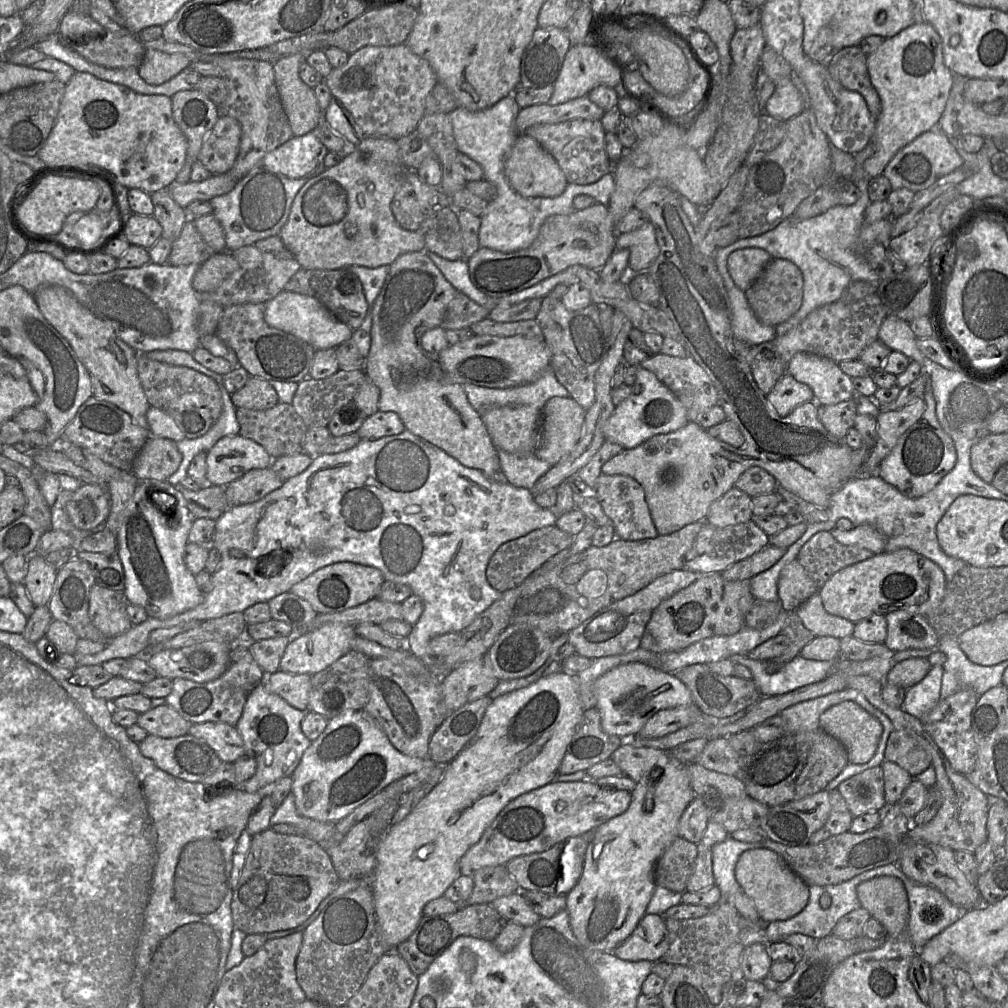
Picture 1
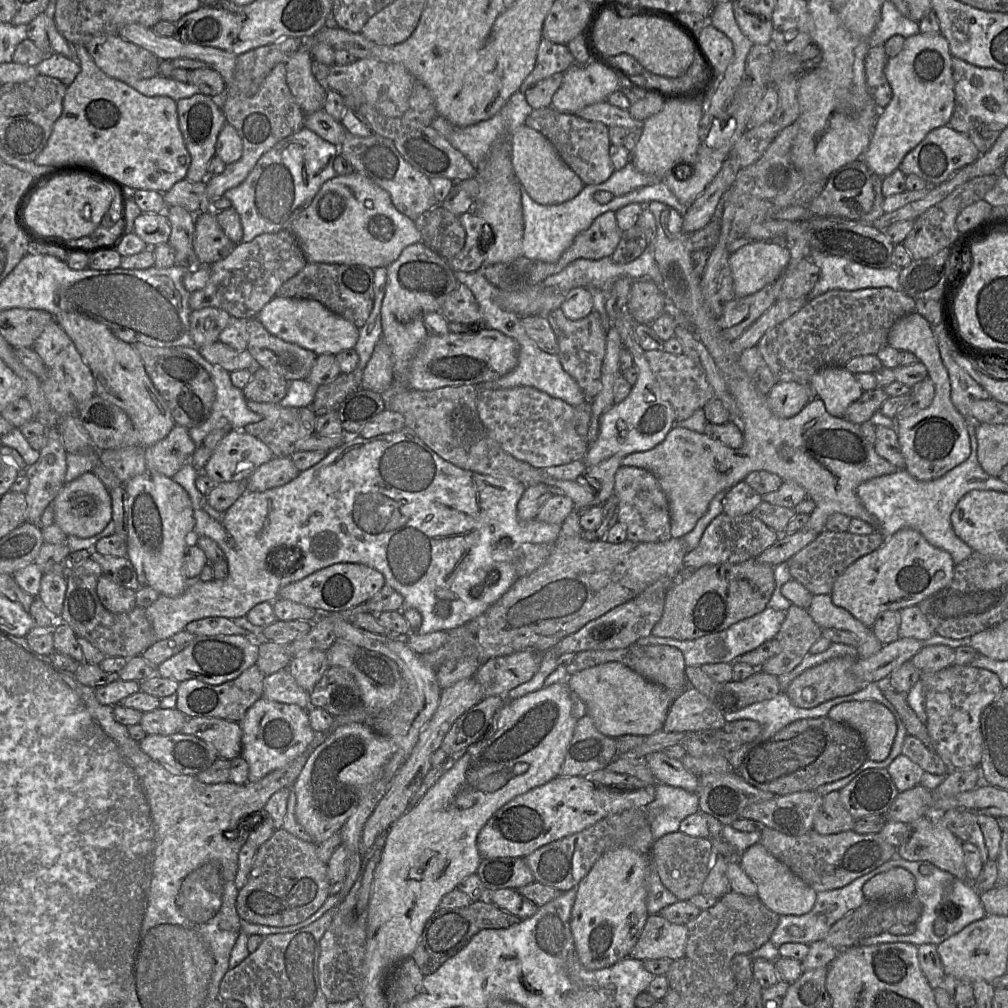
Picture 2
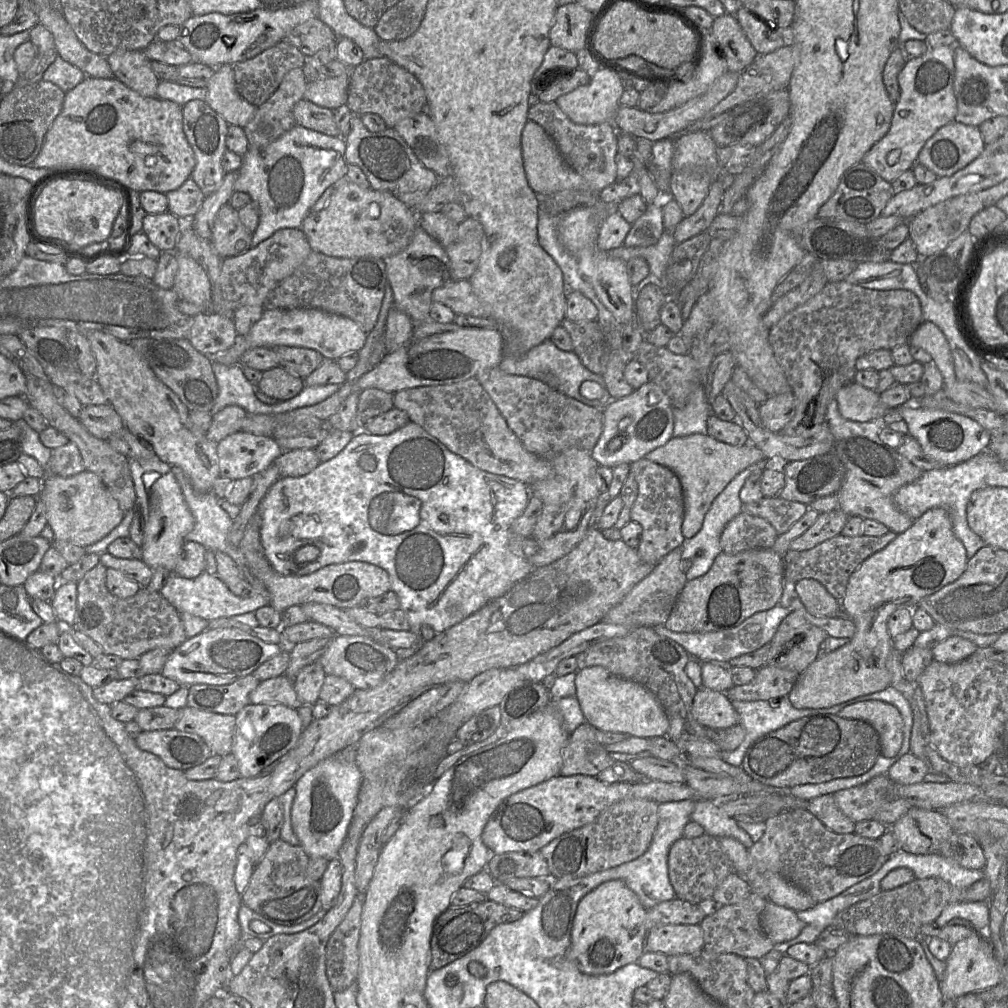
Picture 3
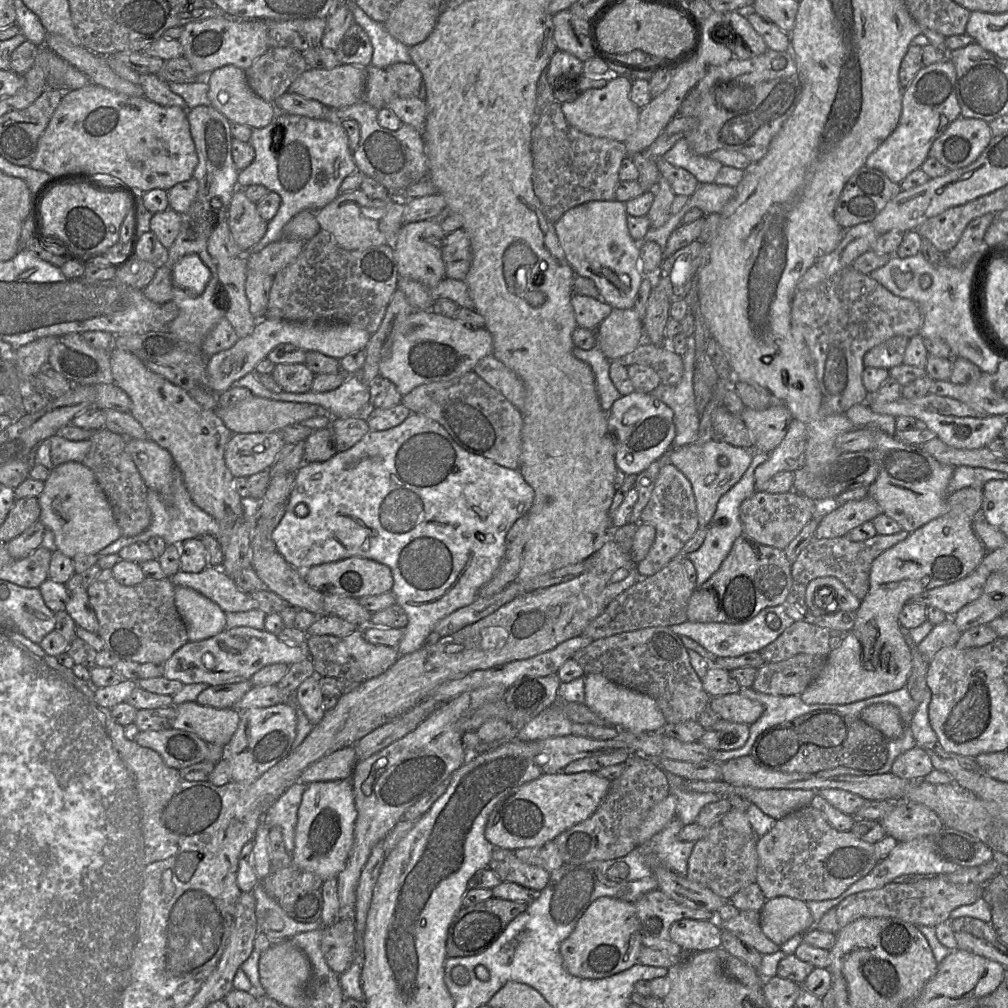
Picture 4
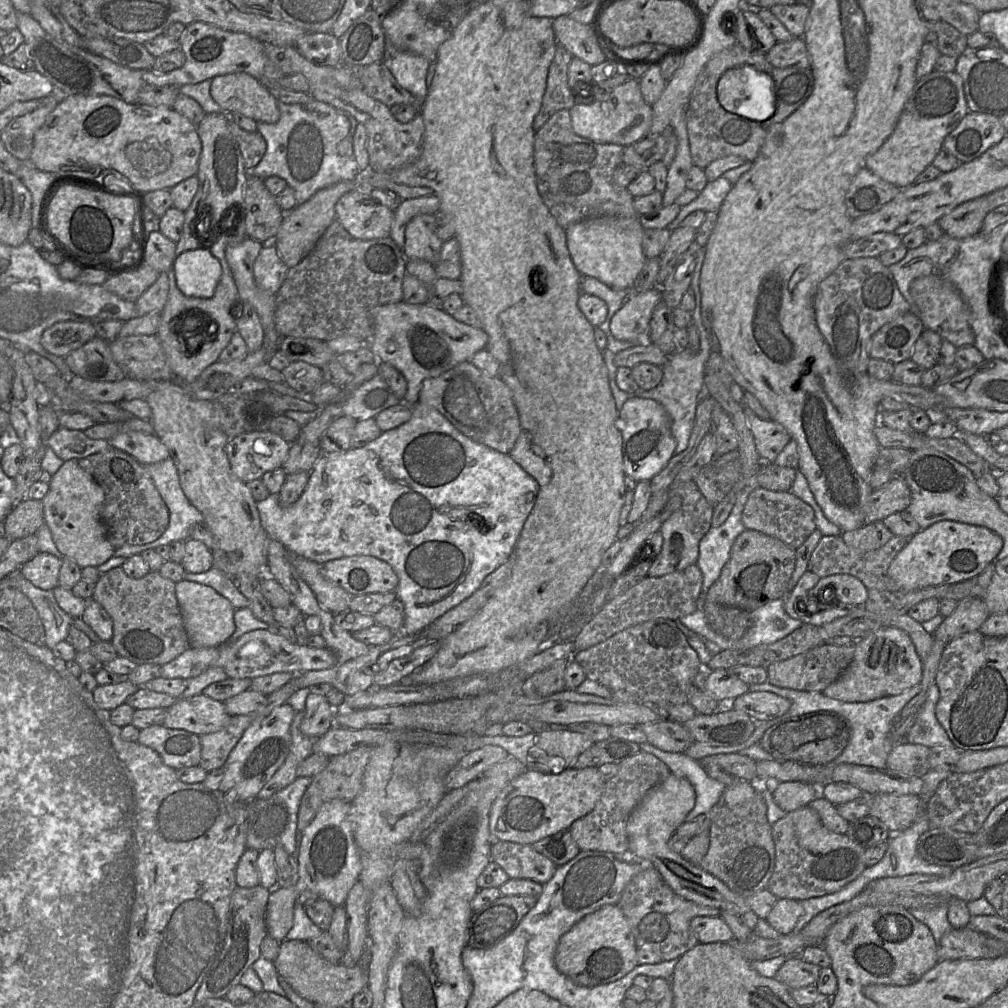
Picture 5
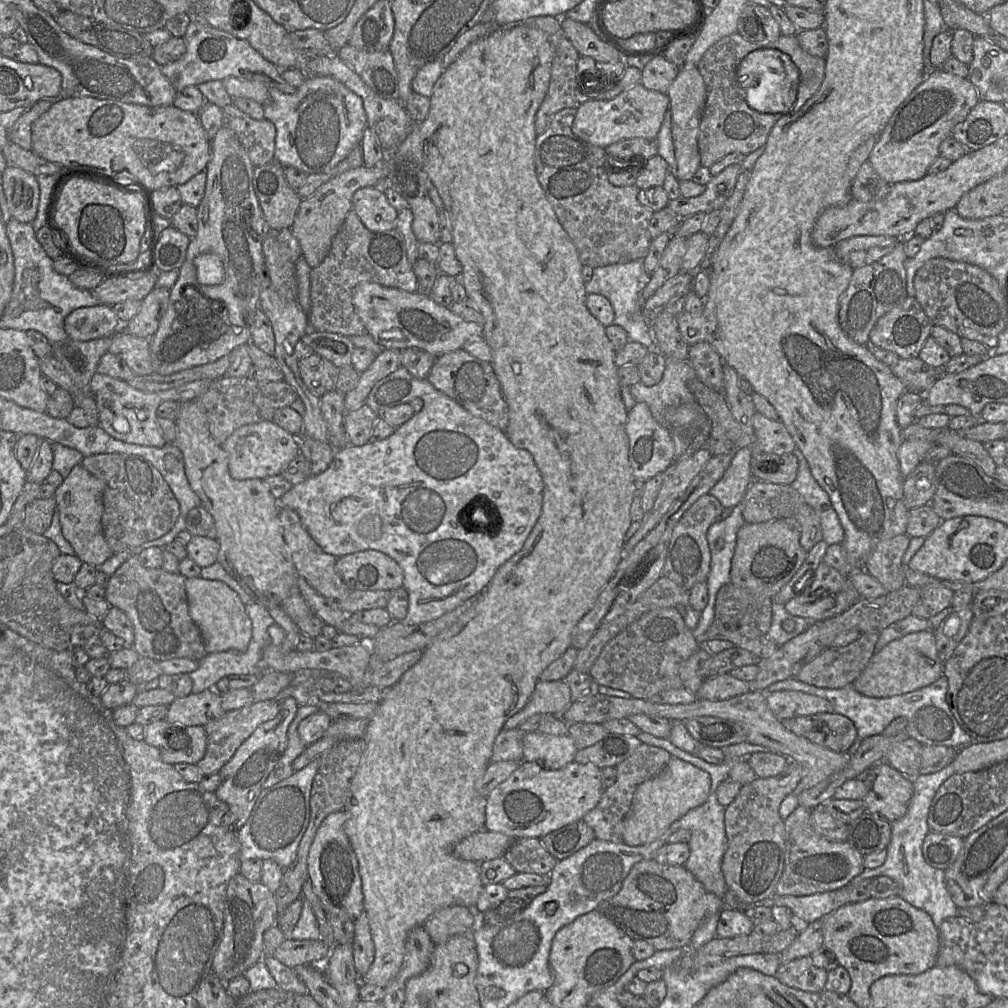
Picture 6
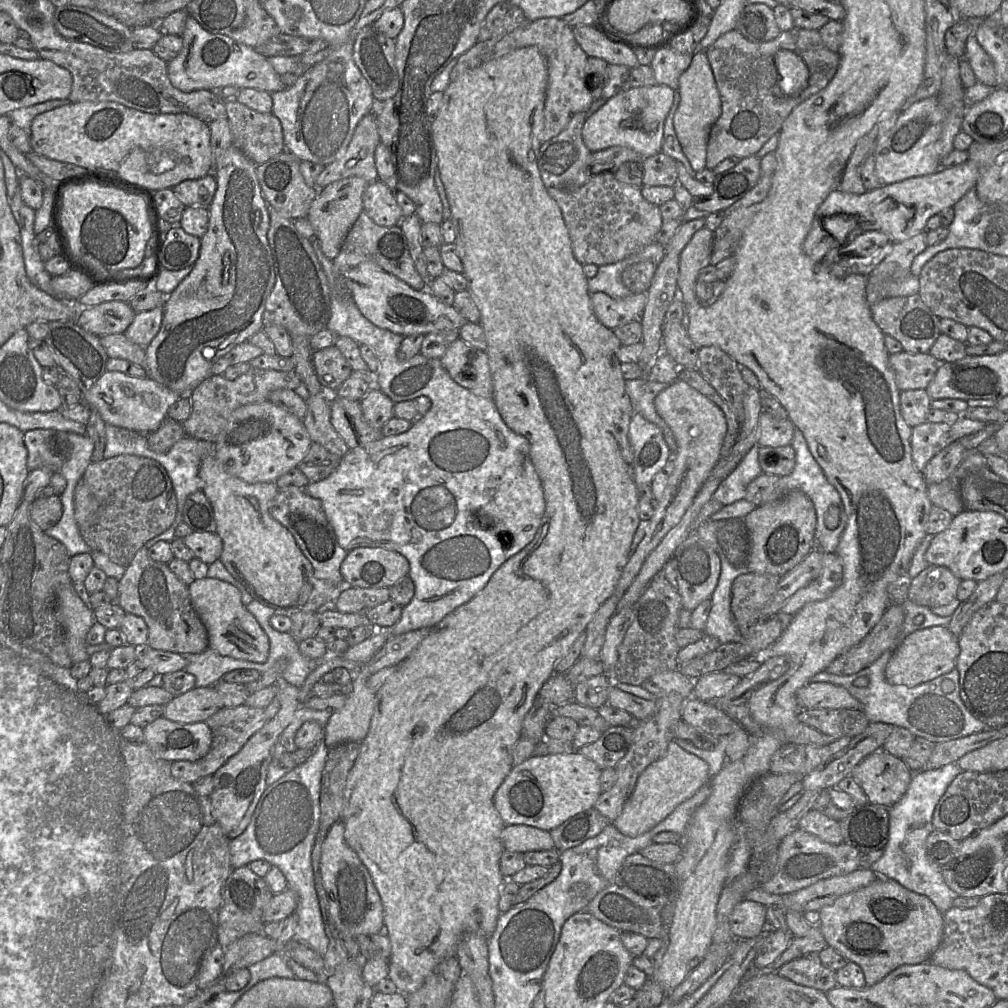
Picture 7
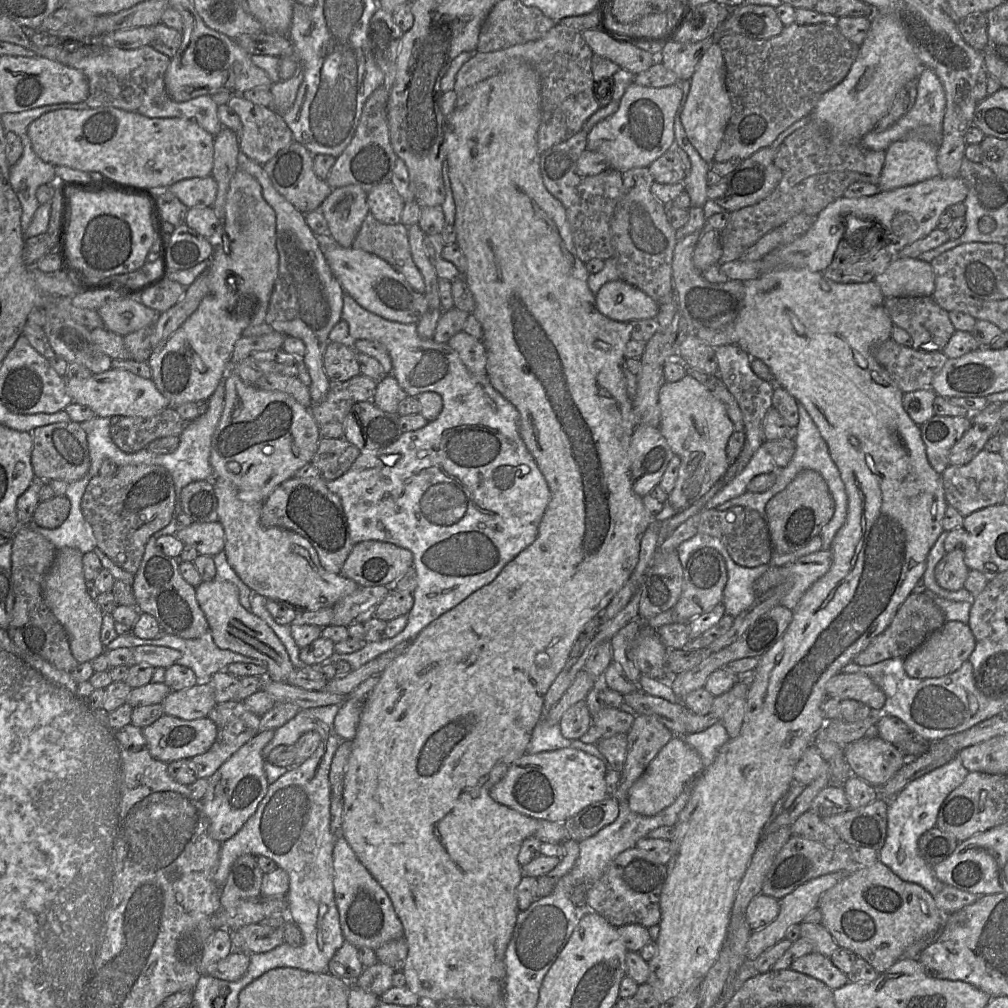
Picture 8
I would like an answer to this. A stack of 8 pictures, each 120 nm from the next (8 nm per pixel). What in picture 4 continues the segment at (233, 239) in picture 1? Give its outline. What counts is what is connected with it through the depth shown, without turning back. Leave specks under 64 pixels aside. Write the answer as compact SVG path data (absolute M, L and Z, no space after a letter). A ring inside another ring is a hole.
M284 112L268 126L252 129L249 143L255 150L255 157L247 168L239 171L238 188L263 185L281 197L276 215L268 221L263 238L251 248L253 252L282 239L284 226L301 211L318 211L333 201L341 193L343 180L358 170L347 132L339 121L312 119Z

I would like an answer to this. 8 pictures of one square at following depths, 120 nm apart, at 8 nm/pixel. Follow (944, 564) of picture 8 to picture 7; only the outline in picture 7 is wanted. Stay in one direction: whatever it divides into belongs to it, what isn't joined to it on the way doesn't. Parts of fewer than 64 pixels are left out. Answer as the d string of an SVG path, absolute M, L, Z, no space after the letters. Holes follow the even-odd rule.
M929 565L911 580L907 599L930 609L944 606L956 598L960 583L947 567Z

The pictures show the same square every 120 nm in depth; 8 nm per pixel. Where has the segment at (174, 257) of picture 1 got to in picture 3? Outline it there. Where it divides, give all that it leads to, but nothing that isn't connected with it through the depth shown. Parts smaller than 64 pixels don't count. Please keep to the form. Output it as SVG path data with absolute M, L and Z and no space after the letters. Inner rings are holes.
M225 204L216 215L210 242L216 253L225 259L251 249L253 233L240 221L238 210Z

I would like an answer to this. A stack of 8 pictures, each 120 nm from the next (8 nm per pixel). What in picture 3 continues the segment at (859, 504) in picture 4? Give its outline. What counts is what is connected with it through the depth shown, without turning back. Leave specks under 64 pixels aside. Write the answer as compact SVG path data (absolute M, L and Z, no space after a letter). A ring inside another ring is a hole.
M838 508L819 513L815 523L790 543L790 550L808 550L825 540L841 535L848 519L849 516Z

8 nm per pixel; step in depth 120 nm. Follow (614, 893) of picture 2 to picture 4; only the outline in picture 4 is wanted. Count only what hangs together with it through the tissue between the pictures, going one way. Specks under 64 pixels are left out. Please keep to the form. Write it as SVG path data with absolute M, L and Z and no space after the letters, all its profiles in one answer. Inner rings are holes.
M600 897L588 906L572 933L561 943L560 955L564 968L571 975L602 979L638 963L642 947L640 922L634 903Z

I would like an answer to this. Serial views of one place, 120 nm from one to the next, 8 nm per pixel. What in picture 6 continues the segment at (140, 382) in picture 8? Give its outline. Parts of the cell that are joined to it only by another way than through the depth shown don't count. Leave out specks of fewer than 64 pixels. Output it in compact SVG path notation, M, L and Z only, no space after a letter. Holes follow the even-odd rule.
M95 373L90 382L92 394L96 400L99 422L111 437L130 444L161 448L167 444L157 423L158 406L165 401L193 401L202 395L213 380L201 379L173 387L167 390L148 393L131 387L126 381L108 375Z

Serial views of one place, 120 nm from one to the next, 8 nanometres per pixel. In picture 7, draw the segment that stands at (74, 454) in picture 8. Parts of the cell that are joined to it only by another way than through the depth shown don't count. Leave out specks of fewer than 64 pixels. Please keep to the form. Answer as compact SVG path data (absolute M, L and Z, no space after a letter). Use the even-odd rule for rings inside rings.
M34 429L23 434L29 472L42 467L60 472L71 452L68 433L52 429Z

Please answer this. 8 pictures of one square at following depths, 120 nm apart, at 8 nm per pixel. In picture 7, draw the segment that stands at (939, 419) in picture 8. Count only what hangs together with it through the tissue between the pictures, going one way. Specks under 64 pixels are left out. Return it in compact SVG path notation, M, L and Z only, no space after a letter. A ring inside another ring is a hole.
M961 416L954 423L925 421L912 428L911 452L914 466L923 471L930 459L952 442L982 430L985 422Z

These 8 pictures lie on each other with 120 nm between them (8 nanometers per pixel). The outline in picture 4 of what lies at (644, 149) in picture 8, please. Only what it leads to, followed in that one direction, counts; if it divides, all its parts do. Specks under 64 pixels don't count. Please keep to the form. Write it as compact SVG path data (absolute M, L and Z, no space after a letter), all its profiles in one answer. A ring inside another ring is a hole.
M613 75L603 88L588 89L569 102L562 103L566 121L577 130L591 136L625 142L636 131L640 108L630 99L632 82L628 78Z

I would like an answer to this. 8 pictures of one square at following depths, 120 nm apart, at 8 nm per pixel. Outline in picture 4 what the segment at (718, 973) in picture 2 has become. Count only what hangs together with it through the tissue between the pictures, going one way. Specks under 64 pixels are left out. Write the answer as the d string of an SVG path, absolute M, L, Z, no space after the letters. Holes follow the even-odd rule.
M742 910L737 916L721 921L719 924L722 930L732 932L741 941L754 947L762 955L781 950L781 946L774 943L764 934L759 911Z

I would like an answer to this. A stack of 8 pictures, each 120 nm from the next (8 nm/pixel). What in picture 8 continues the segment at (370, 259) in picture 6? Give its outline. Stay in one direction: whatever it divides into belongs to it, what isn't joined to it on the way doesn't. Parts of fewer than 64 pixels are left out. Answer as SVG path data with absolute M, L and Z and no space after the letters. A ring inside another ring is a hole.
M369 212L351 247L383 259L401 274L415 291L424 294L424 279L413 261L408 227L404 224L381 223Z

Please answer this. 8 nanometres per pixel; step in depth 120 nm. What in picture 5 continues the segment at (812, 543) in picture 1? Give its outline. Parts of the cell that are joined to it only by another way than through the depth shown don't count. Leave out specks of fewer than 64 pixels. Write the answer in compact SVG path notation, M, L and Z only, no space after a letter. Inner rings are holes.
M822 536L808 562L808 571L817 574L820 578L835 574L849 574L858 578L867 590L898 590L897 585L887 576L890 563L895 556L907 545L910 538L894 536L881 548L859 552L846 545L841 536Z

